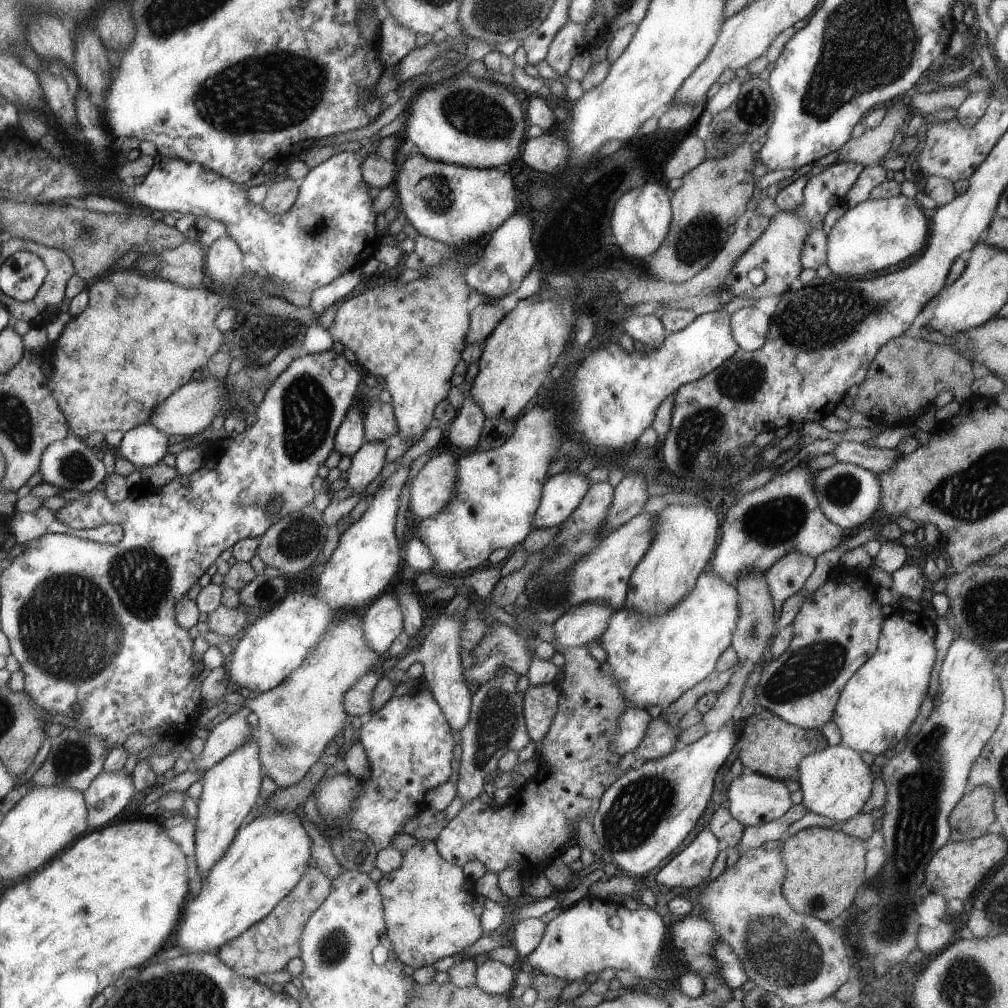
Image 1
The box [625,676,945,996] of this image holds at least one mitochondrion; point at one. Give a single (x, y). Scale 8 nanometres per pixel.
(786, 955)

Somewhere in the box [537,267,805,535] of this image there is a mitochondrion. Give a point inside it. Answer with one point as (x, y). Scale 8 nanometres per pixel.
(743, 381)

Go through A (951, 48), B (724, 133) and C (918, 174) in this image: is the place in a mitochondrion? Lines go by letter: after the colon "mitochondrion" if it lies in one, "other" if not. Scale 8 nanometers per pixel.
A: other
B: mitochondrion
C: other

